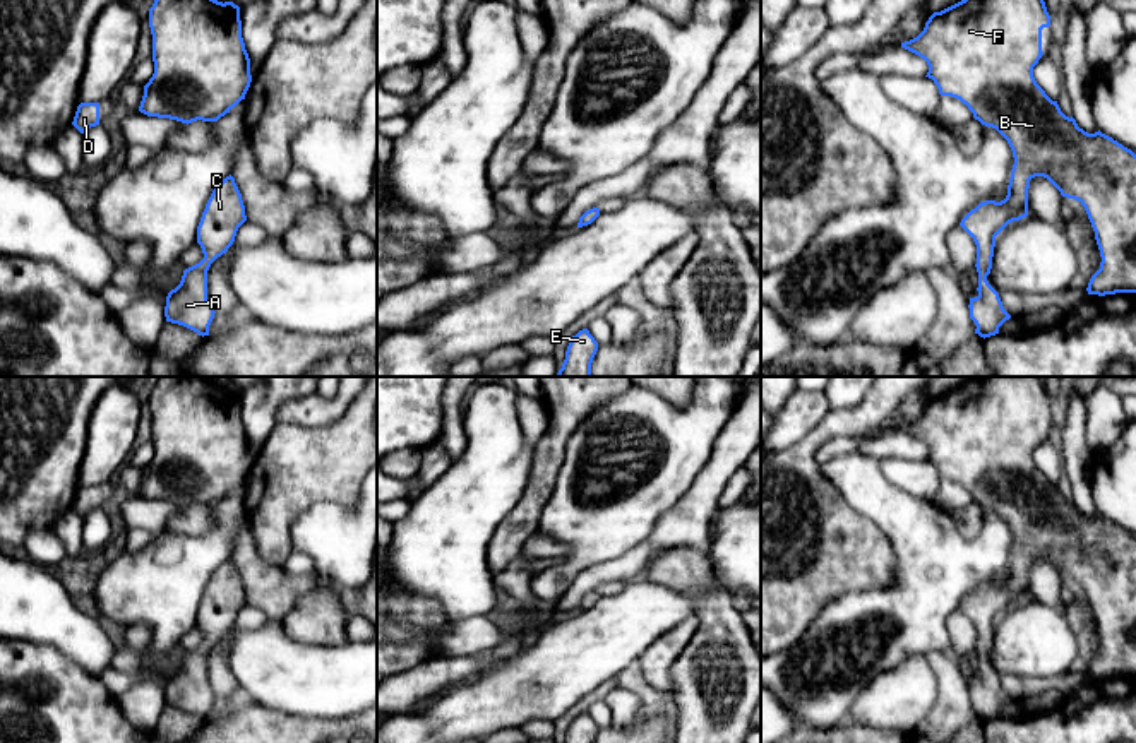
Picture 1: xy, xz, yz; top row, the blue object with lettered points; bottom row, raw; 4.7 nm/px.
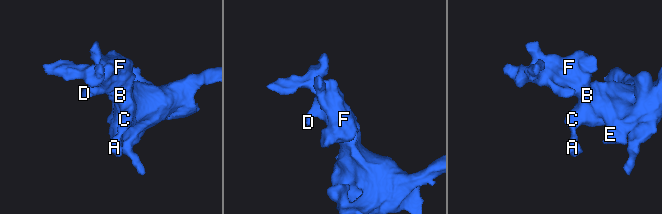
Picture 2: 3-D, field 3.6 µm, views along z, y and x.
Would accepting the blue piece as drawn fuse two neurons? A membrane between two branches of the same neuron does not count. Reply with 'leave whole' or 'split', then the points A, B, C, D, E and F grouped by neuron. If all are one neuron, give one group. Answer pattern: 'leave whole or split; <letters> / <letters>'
leave whole; A B C D E F

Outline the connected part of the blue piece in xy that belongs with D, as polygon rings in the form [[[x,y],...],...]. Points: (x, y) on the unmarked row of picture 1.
[[[81,486],[72,508],[81,517],[87,515],[91,510],[99,508],[99,486]]]

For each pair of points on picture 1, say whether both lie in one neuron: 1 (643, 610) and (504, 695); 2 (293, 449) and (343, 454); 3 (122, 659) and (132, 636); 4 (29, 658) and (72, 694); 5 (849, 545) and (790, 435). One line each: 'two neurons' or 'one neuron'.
1: one neuron
2: one neuron
3: one neuron
4: one neuron
5: two neurons

